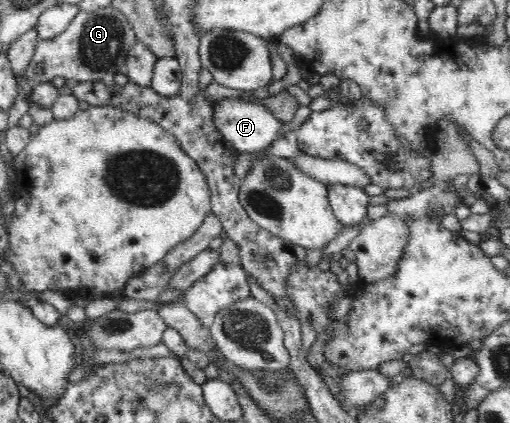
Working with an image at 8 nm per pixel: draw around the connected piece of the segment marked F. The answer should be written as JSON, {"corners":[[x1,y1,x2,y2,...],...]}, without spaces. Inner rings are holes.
{"corners":[[245,98,223,99,215,108,215,113,215,124,219,128,219,133,223,135,223,143,231,144,238,154,262,151,272,145,286,123,263,106,256,105]]}

